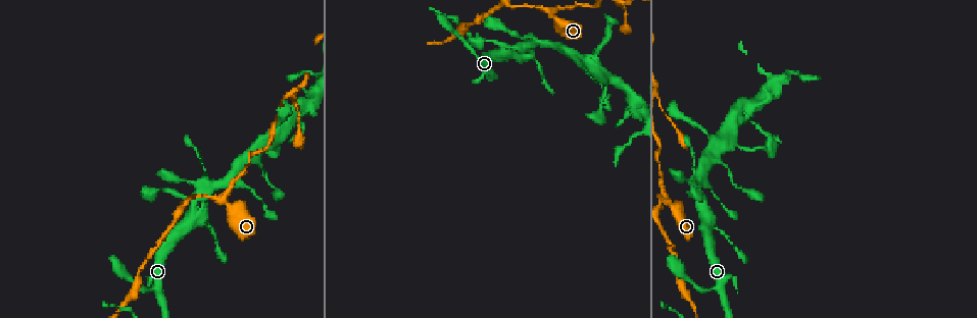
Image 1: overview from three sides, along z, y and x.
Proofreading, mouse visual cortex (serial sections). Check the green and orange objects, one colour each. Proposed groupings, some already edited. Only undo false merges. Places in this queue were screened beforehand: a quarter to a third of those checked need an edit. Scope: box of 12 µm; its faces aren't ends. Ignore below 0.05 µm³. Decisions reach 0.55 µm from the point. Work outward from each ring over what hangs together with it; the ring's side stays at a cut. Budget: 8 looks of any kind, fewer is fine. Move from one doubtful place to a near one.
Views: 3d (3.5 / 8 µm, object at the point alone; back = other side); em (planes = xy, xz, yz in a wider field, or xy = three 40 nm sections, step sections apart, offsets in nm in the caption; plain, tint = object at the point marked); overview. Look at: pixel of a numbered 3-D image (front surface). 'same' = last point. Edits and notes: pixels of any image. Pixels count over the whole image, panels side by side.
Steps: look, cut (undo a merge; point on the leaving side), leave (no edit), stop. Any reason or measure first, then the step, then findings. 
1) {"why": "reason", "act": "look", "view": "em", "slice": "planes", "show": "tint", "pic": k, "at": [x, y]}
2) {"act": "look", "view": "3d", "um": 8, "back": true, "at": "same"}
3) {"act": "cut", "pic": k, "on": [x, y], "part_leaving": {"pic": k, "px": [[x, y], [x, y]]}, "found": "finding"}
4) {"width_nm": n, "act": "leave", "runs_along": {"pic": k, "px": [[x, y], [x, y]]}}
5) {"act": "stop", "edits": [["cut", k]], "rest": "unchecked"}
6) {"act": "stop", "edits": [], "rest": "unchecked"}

{"why": "three arms meet", "act": "look", "view": "3d", "um": 3.5, "pic": 1, "at": [670, 203]}

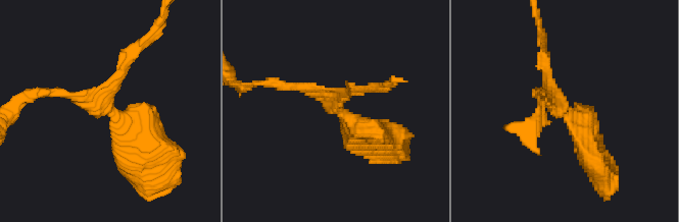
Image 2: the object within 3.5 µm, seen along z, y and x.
{"arms": 3, "arm_widths_nm": [150, 150, 400], "act": "look", "view": "em", "slice": "xy", "step": 3, "show": "tint", "pic": 2, "at": [336, 107]}

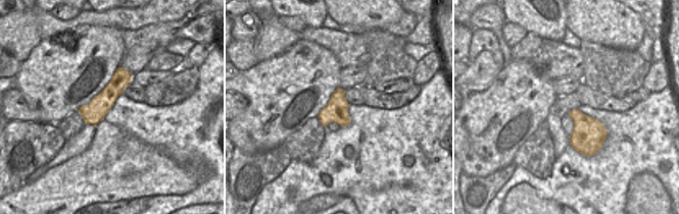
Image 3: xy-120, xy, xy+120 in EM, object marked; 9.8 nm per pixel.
{"act": "leave", "runs_along": {"pic": 3, "px": [[119, 69], [118, 83], [88, 121]]}, "found": "all the same cell"}

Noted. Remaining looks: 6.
{"why": "arms part here", "act": "look", "view": "3d", "um": 3.5, "back": true, "pic": 1, "at": [247, 158]}

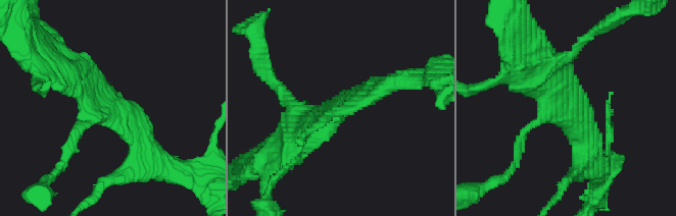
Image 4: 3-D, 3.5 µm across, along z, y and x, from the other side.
{"arms": 3, "arm_widths_nm": [150, 300, 350], "why": "now the EM", "act": "look", "view": "em", "slice": "xy", "step": 3, "show": "tint", "pic": 4, "at": [340, 103]}

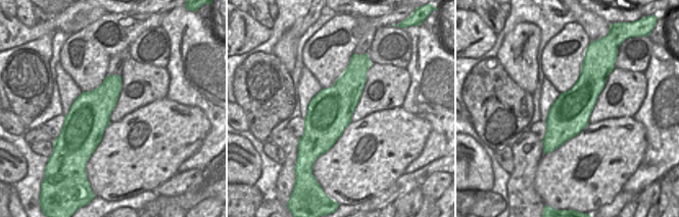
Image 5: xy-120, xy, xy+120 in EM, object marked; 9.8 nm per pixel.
{"act": "leave", "runs_along": {"pic": 5, "px": [[592, 59], [588, 88], [545, 150]]}, "found": "one cell here"}

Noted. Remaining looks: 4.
{"why": "narrows sharply", "act": "look", "view": "3d", "um": 3.5, "back": true, "pic": 1, "at": [602, 100]}

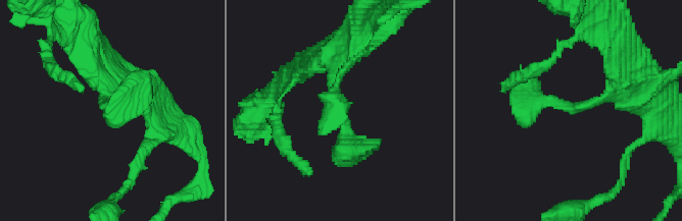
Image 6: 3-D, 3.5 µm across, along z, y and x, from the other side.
{"act": "look", "view": "em", "slice": "xy", "step": 5, "show": "tint", "pic": 6, "at": [568, 107]}

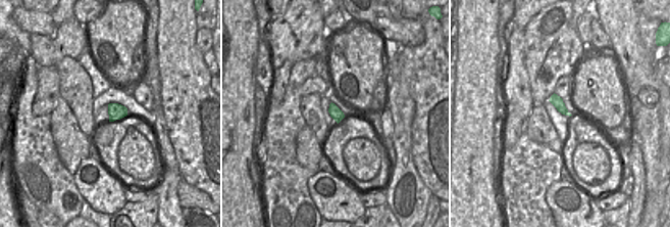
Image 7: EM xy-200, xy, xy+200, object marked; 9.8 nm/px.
{"width_nm": 110, "act": "leave", "runs_along": {"pic": 6, "px": [[112, 80], [112, 106], [140, 77]]}, "found": "one cell here"}

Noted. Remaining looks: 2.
{"act": "stop", "edits": [], "rest": "unchecked"}

